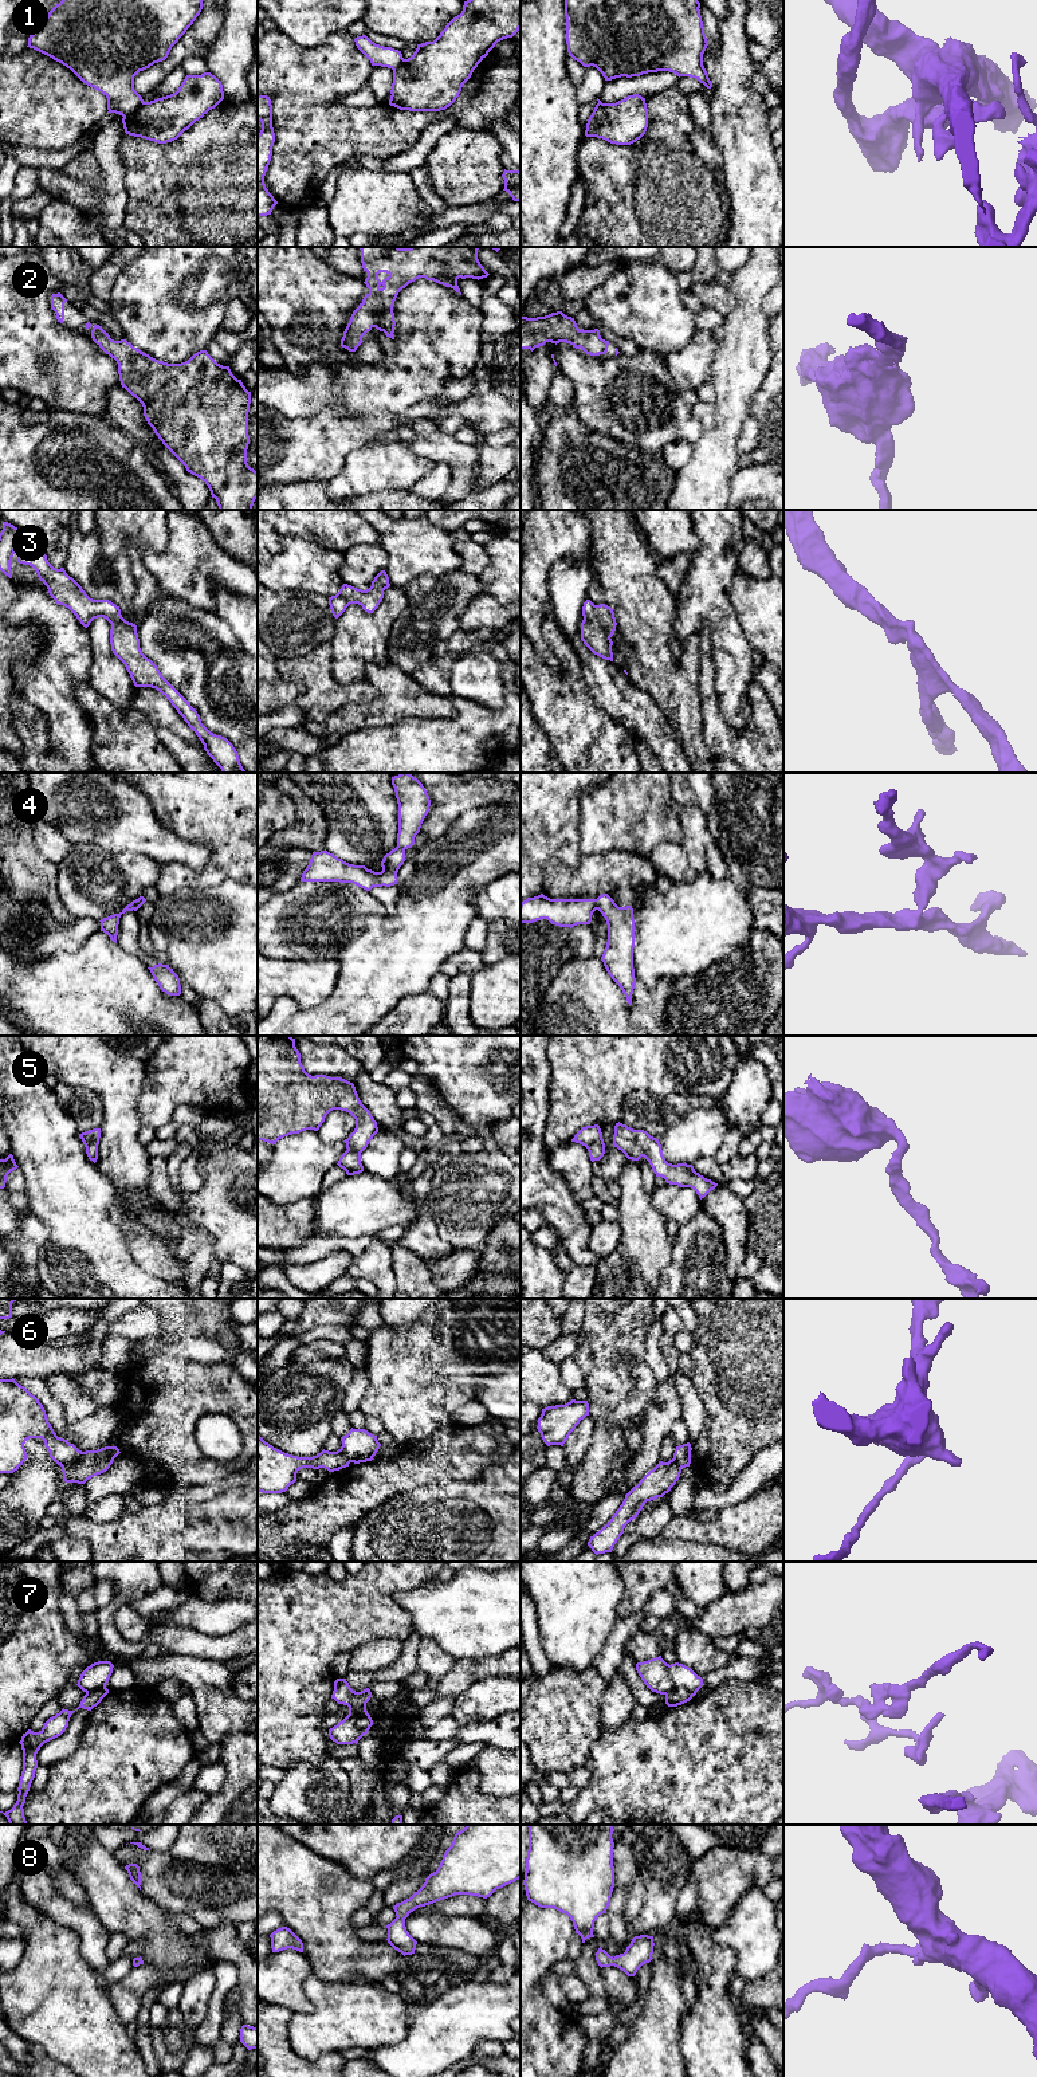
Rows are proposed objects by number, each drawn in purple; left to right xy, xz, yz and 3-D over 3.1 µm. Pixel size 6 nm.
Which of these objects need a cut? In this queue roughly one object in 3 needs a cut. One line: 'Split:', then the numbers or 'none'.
Split: 1, 4, 6, 7

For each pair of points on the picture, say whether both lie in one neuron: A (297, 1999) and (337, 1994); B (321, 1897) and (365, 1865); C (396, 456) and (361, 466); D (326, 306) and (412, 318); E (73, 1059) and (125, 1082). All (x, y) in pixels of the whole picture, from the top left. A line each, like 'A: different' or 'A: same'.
A: different
B: different
C: same
D: different
E: same

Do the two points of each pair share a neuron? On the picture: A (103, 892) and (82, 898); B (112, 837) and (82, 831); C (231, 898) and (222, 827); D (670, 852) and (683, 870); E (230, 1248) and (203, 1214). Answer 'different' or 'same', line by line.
A: same
B: same
C: different
D: same
E: same

